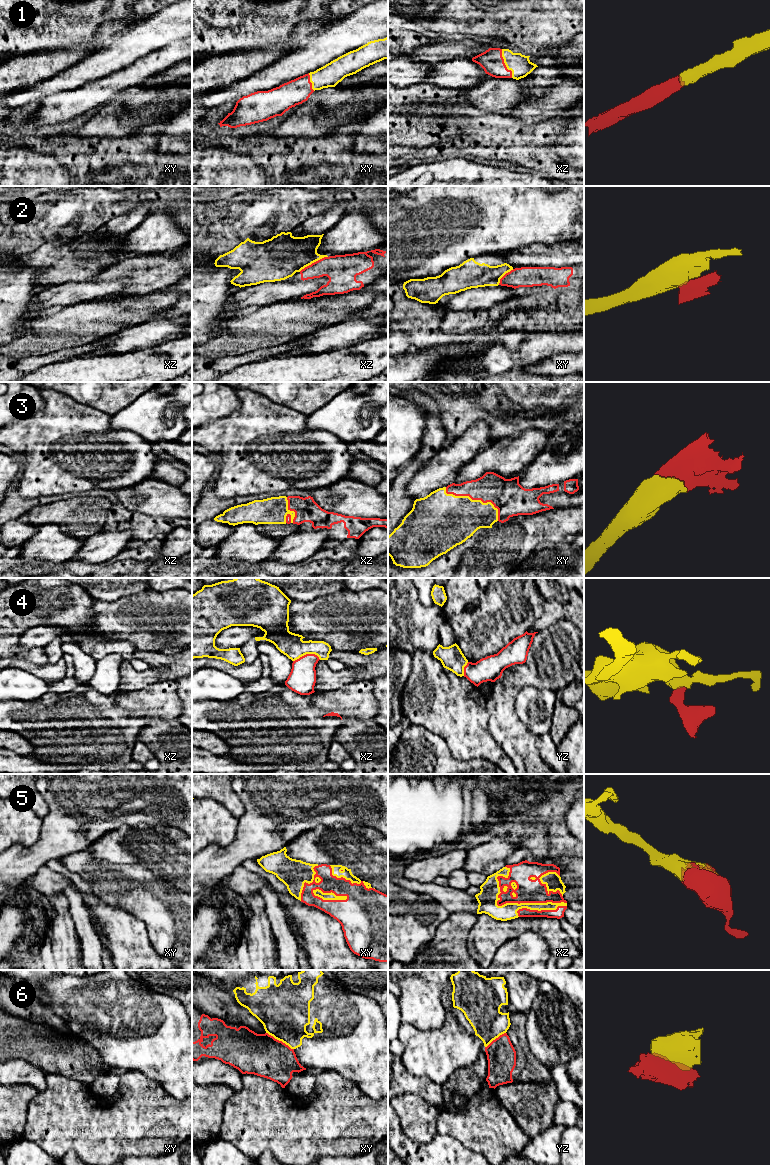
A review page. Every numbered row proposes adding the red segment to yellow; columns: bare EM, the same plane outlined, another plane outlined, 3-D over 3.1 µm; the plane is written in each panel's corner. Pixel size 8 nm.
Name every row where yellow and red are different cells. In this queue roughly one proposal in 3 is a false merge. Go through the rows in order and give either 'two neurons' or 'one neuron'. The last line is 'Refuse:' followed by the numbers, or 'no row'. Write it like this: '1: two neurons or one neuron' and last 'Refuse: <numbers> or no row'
1: one neuron
2: two neurons
3: one neuron
4: two neurons
5: one neuron
6: two neurons
Refuse: 2, 4, 6

